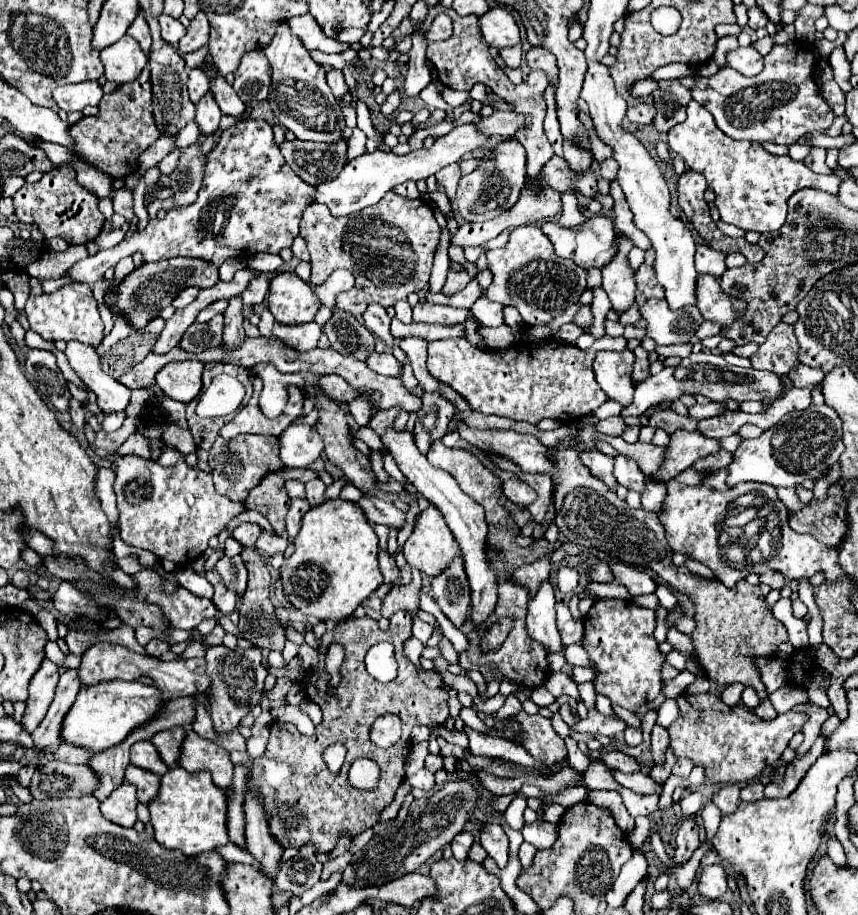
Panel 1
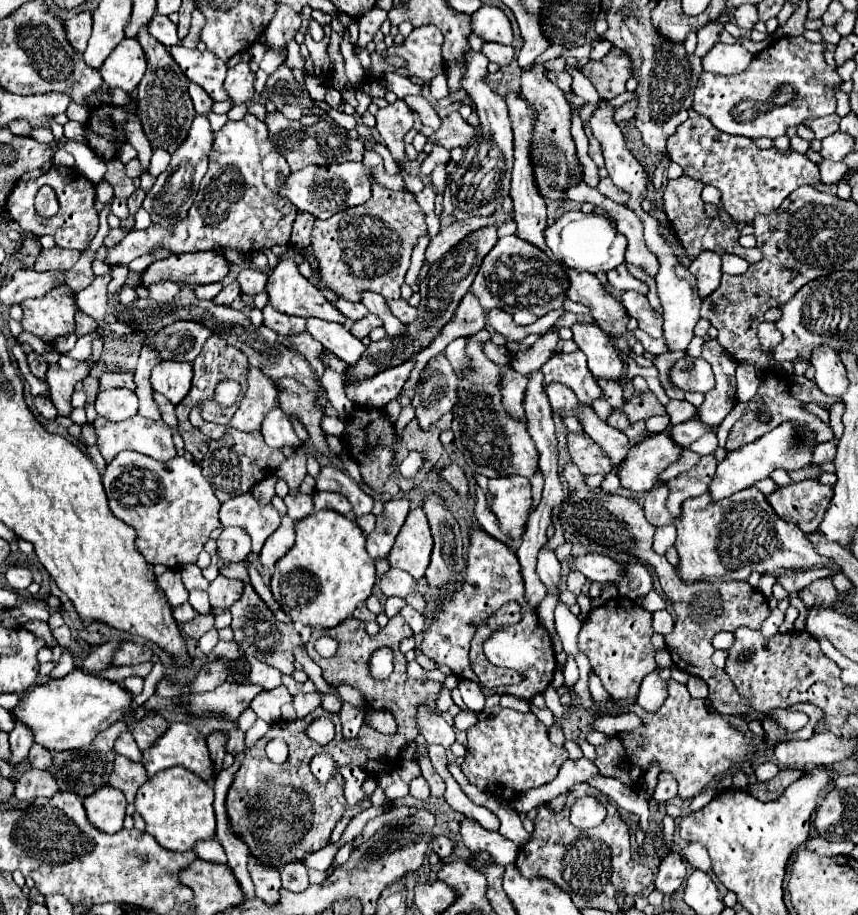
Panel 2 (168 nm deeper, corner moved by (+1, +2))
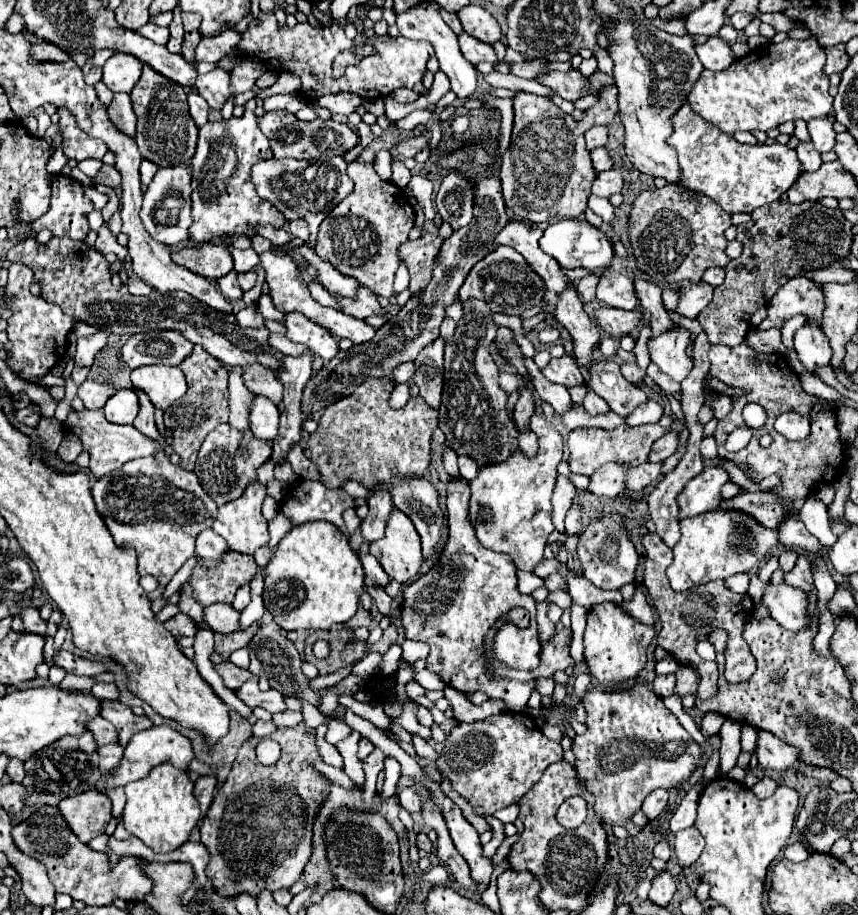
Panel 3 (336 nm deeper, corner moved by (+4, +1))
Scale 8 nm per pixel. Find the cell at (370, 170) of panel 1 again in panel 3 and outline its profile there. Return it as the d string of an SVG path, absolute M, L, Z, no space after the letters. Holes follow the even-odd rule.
M314 158L314 160L260 160L252 170L252 184L260 198L276 206L288 222L304 218L316 234L320 222L330 214L330 210L352 192L354 184L346 176L346 162L342 158ZM340 160L340 164L336 162ZM258 170L258 172L256 172ZM276 170L276 172L270 172Z

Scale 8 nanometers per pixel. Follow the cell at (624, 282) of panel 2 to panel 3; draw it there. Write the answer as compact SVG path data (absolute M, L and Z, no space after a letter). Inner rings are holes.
M588 274L588 276L584 276L584 278L580 280L580 284L576 286L582 304L590 304L590 298L594 296L594 280L596 280L596 278L598 278L596 274Z

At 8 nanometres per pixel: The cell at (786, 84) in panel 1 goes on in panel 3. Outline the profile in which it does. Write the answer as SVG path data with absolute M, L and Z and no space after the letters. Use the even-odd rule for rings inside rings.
M814 38L762 46L748 56L734 60L734 64L722 72L702 70L702 76L688 94L688 104L704 120L716 124L726 134L734 134L736 130L766 132L796 118L834 120L830 116L834 98L828 94L828 76L822 72L826 62L824 56L824 48L818 48Z

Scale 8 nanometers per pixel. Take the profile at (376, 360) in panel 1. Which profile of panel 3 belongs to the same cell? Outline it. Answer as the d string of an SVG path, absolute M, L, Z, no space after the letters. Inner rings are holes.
M288 312L282 320L286 328L286 338L292 342L306 344L322 360L332 360L338 354L338 338L332 338L322 326L314 324L300 312Z

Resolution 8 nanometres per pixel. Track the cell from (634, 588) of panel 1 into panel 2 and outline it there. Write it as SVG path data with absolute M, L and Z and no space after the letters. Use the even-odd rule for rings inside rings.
M599 553L575 557L569 563L569 567L581 571L591 581L615 581L615 583L619 583L625 577L625 567L621 563L617 563L615 559L611 559L607 555L599 555Z

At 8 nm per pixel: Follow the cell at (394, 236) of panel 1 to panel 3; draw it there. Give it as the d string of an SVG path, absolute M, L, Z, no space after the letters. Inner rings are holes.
M350 162L346 172L354 182L354 190L322 220L316 254L342 274L358 280L358 284L390 298L394 274L400 264L396 254L398 244L408 238L408 232L414 226L414 210L406 192L392 182L380 180L372 164Z

